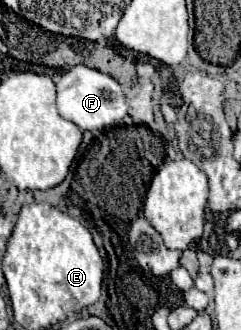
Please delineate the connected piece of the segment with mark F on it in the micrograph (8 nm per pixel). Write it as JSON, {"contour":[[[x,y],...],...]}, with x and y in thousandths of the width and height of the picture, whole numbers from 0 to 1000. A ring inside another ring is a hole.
{"contour":[[[340,194],[257,218],[232,236],[232,321],[257,358],[307,370],[340,394],[423,394],[481,382],[531,339],[531,315],[498,248],[415,212]]]}

